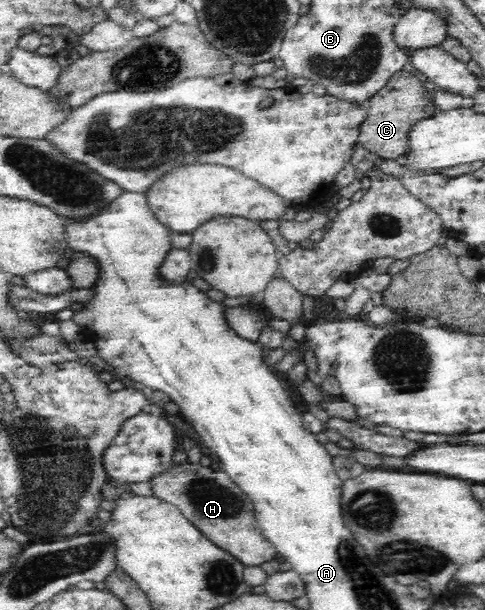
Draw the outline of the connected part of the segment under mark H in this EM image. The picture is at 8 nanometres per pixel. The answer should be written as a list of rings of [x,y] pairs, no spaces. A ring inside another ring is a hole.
[[[187,461],[169,465],[148,482],[153,496],[173,504],[213,544],[227,548],[233,556],[237,554],[245,566],[260,565],[275,558],[275,548],[271,548],[272,542],[261,532],[250,496],[225,471],[216,472],[209,466]]]

